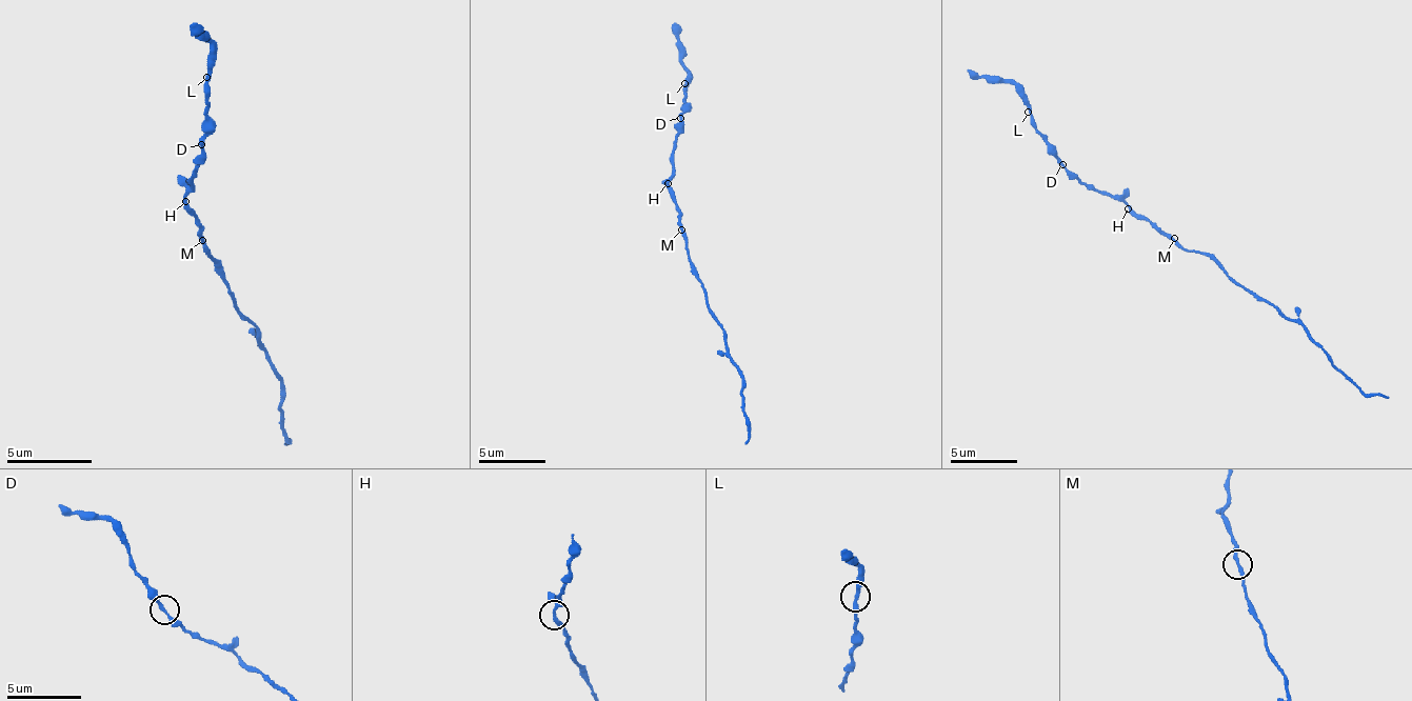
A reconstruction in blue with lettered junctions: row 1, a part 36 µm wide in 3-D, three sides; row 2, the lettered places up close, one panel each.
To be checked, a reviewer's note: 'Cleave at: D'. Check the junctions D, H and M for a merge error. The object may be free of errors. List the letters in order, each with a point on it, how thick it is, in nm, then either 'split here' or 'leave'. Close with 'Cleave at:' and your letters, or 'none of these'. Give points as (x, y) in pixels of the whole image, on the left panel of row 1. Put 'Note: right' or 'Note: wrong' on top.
Note: right
D: place (201, 144); calibre 240 nm; split here
H: place (185, 201); calibre 240 nm; leave
M: place (202, 240); calibre 240 nm; leave
Cleave at: D

